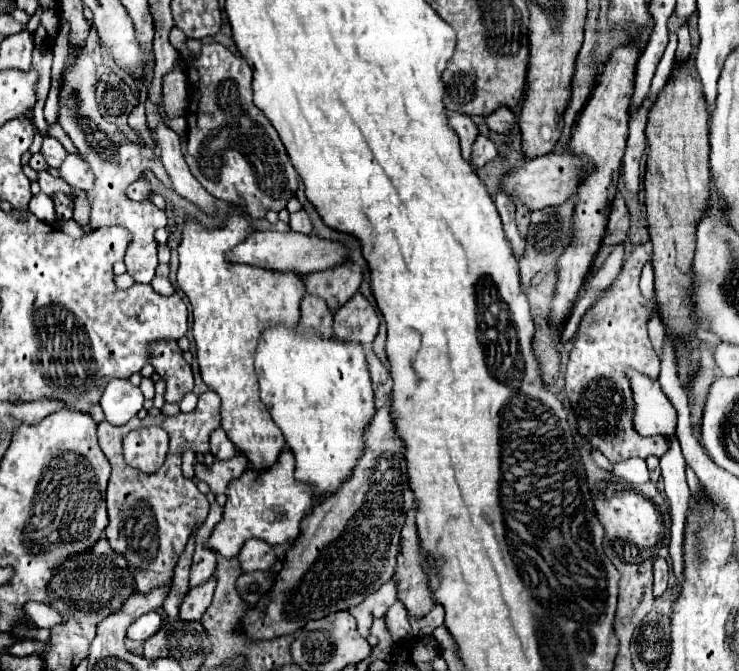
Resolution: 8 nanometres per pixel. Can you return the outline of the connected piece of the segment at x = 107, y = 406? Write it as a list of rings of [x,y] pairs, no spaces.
[[[110,380],[100,400],[106,420],[114,426],[124,426],[132,416],[138,414],[142,404],[144,396],[140,388],[132,386],[128,380]]]

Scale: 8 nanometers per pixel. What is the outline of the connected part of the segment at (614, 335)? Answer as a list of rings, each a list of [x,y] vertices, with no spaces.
[[[634,246],[626,254],[620,276],[598,296],[594,306],[582,318],[566,368],[566,392],[576,412],[580,434],[588,438],[610,462],[624,462],[632,456],[662,456],[670,448],[666,438],[644,438],[634,430],[634,400],[630,382],[624,376],[626,368],[636,368],[652,378],[658,378],[660,374],[660,358],[652,350],[646,326],[650,314],[656,310],[656,304],[654,300],[644,298],[638,288],[640,272],[646,260],[650,260],[650,250],[646,246]]]

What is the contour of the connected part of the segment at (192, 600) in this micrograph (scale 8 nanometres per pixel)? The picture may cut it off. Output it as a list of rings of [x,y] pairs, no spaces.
[[[210,578],[206,584],[190,590],[186,594],[186,598],[182,600],[180,606],[180,620],[188,620],[188,622],[198,622],[202,618],[202,614],[206,612],[206,608],[212,602],[212,594],[214,594],[214,586],[216,580]]]

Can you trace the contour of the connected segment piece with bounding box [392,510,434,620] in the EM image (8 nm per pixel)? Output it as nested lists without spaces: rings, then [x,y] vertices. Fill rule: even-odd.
[[[410,510],[406,516],[406,524],[402,528],[402,538],[400,538],[400,554],[392,580],[398,590],[398,600],[404,604],[408,616],[420,620],[432,610],[434,600],[430,596],[428,580],[422,568],[426,558],[418,544],[414,516],[416,510]]]

